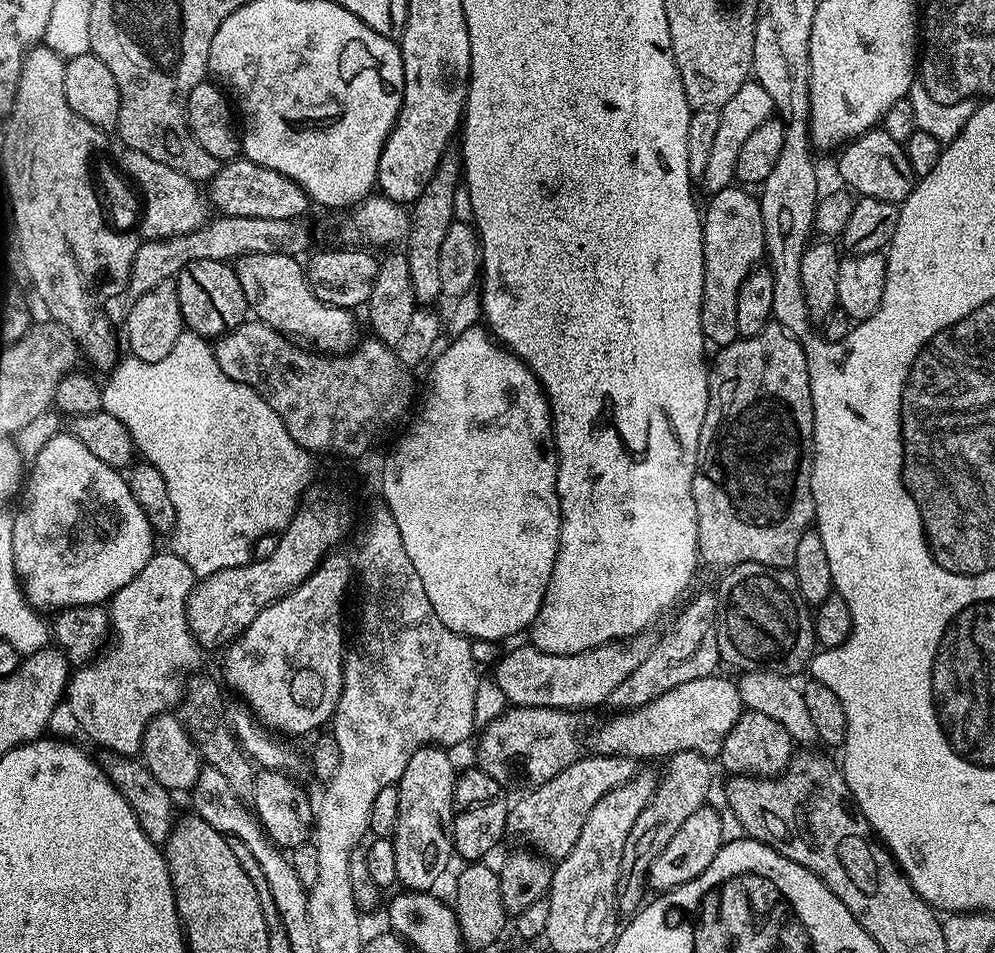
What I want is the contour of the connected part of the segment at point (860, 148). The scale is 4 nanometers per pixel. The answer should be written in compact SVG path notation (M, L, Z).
M883 130L863 132L856 139L847 141L840 154L840 176L849 184L847 187L860 196L878 198L899 206L912 192L918 179L912 170L905 145L890 138L890 134Z

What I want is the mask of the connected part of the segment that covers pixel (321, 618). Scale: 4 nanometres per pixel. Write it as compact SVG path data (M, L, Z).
M336 555L325 556L302 586L266 606L225 651L224 676L229 686L265 728L288 738L325 727L342 694L344 587L353 583L354 564L349 557Z

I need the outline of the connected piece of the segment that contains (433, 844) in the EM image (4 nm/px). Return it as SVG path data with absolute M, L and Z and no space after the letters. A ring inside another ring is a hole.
M439 746L419 748L410 762L406 762L406 770L398 785L398 826L396 835L391 837L394 846L394 863L398 866L398 884L401 889L410 892L432 892L436 879L448 868L448 859L453 859L452 846L452 795L456 789L458 768L452 765L447 751Z

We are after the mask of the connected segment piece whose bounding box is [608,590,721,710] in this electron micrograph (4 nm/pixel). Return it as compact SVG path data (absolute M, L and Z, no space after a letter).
M713 591L694 597L667 630L666 640L657 639L644 662L612 691L609 706L616 708L614 710L636 709L680 684L715 675L716 666L721 663L717 646L717 616L717 598Z

